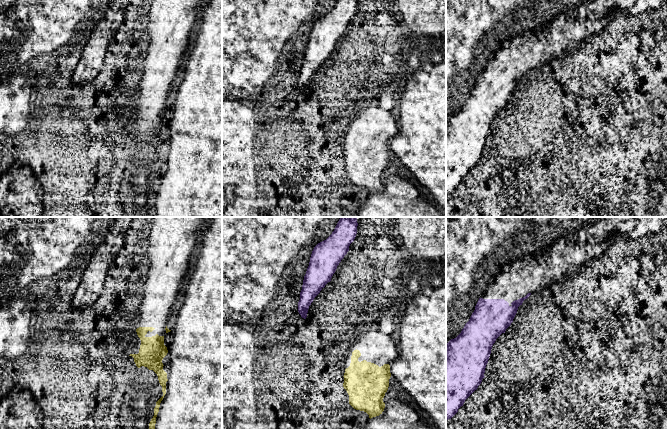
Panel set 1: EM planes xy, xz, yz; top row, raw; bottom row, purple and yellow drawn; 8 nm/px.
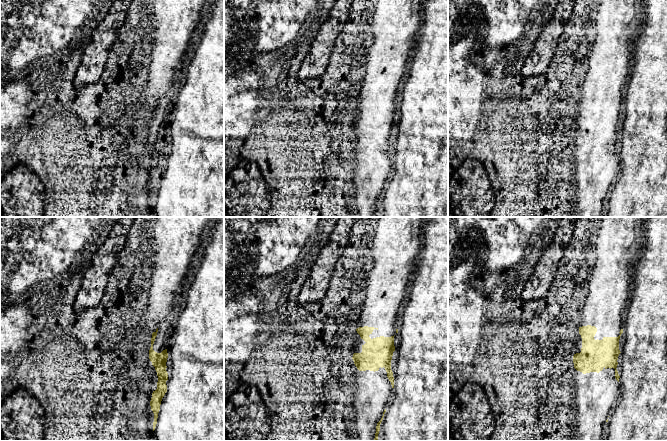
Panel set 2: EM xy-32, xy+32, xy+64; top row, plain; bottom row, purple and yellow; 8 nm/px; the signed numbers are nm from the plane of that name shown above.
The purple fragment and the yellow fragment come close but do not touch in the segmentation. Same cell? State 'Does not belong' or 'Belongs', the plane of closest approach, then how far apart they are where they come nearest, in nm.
Does not belong. Closest in xz. Distance 460 nm

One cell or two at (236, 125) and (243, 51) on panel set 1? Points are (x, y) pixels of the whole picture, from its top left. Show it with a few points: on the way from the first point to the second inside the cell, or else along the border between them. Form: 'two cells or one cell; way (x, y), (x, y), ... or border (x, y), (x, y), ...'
two cells; border (232, 99), (240, 101)

